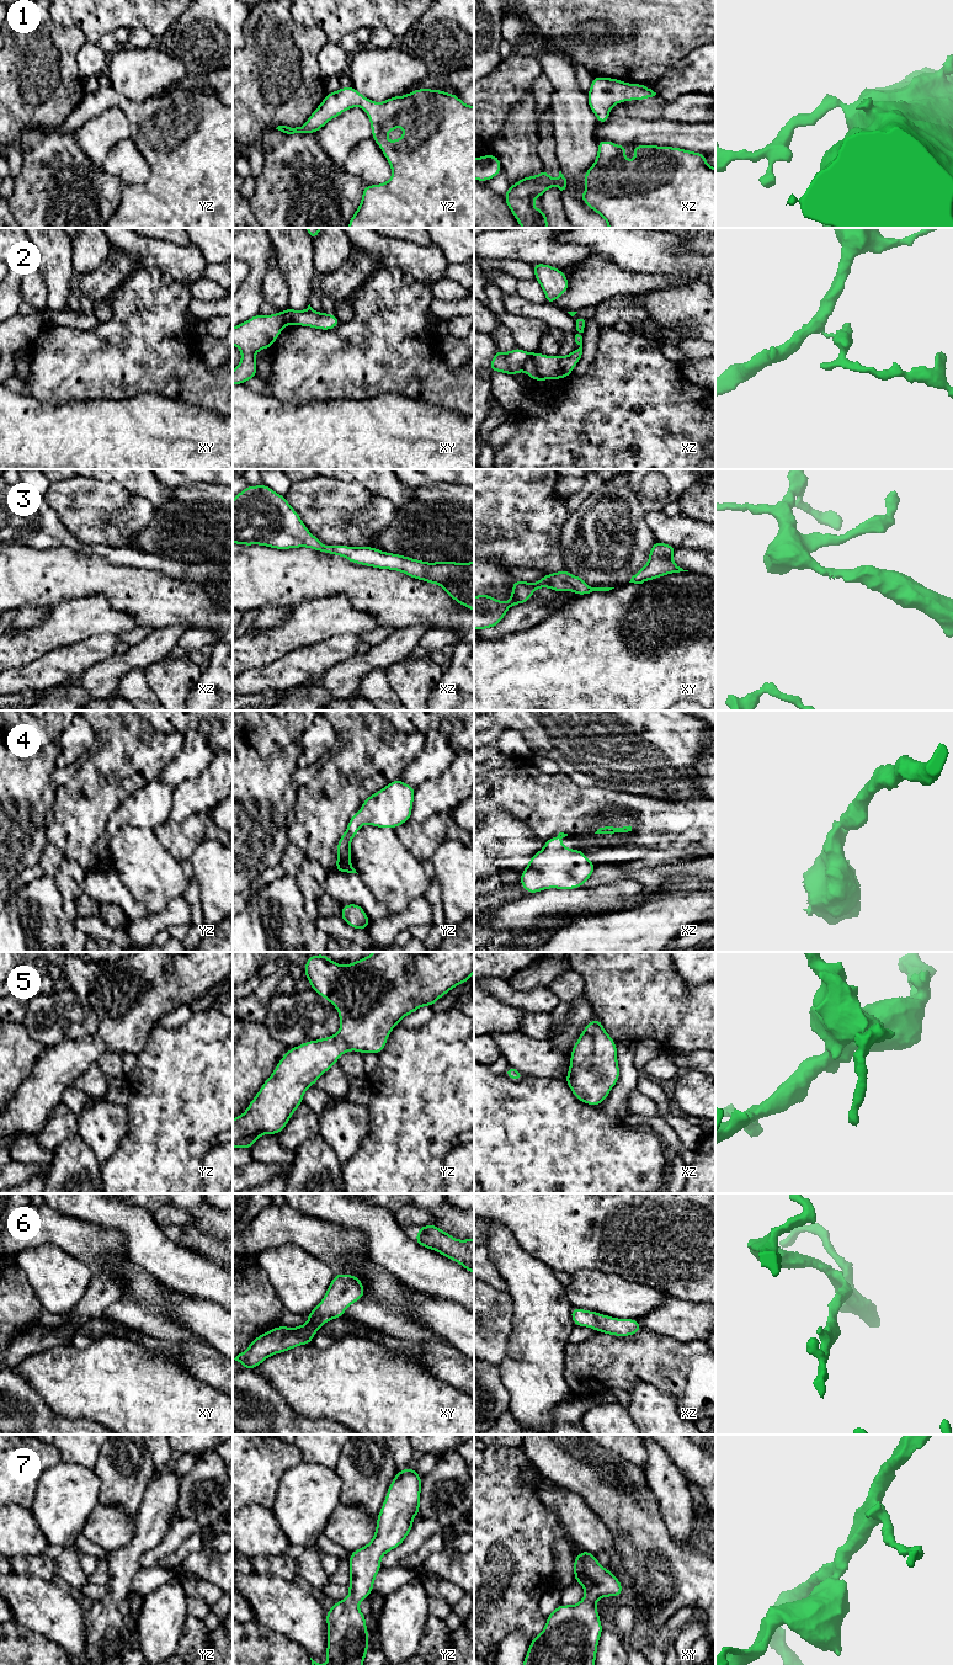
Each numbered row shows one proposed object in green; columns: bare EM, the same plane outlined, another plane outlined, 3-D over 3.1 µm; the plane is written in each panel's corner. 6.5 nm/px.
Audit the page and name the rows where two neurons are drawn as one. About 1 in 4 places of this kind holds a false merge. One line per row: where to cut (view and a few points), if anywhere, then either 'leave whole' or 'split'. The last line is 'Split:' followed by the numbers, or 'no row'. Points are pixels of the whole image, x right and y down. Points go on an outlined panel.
1: cut none; leave whole
2: cut xz (530, 354), (522, 370); split
3: cut none; leave whole
4: cut none; leave whole
5: cut none; leave whole
6: cut none; leave whole
7: cut none; leave whole
Split: 2

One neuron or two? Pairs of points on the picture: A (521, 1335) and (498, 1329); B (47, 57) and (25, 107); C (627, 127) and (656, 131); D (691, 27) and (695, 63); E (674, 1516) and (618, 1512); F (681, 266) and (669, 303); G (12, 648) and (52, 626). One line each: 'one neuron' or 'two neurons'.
A: two neurons
B: one neuron
C: one neuron
D: two neurons
E: two neurons
F: two neurons
G: one neuron

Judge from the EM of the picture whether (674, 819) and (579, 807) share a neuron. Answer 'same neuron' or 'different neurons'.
same neuron

